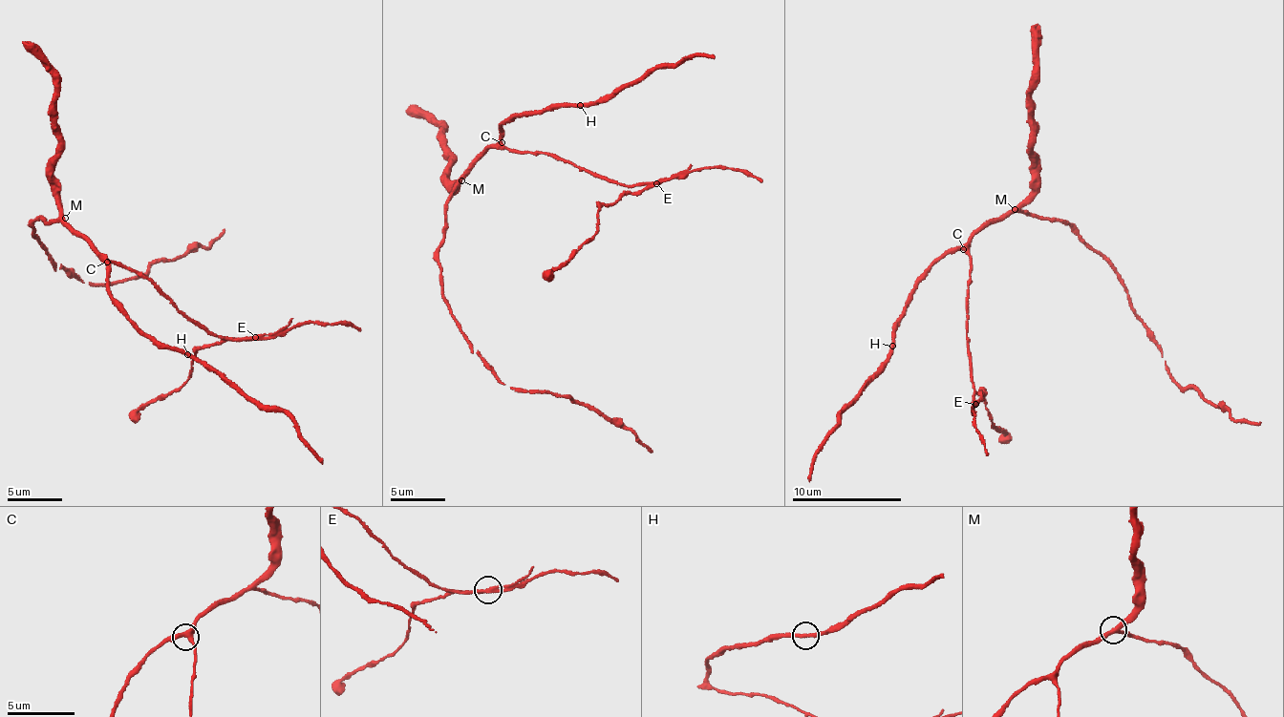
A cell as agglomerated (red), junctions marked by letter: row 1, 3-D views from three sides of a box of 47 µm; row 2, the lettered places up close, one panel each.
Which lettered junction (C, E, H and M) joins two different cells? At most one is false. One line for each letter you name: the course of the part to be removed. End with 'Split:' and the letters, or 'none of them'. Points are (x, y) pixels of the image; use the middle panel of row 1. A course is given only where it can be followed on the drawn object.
E: Course of the part to remove: (656, 182), (624, 193), (606, 204), (595, 234), (547, 275)
Split: E

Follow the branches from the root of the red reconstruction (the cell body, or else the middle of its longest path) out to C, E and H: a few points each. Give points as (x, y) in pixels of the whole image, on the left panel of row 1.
C: (53, 223), (59, 221), (87, 239), (107, 262)
E: (53, 223), (59, 221), (87, 239), (98, 254), (137, 270), (214, 334), (235, 340), (254, 337)
H: (53, 223), (59, 221), (87, 239), (104, 263), (107, 289), (145, 334), (187, 354)

